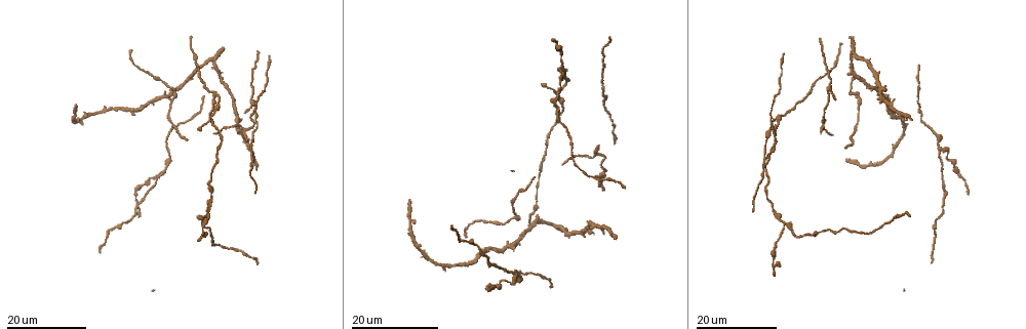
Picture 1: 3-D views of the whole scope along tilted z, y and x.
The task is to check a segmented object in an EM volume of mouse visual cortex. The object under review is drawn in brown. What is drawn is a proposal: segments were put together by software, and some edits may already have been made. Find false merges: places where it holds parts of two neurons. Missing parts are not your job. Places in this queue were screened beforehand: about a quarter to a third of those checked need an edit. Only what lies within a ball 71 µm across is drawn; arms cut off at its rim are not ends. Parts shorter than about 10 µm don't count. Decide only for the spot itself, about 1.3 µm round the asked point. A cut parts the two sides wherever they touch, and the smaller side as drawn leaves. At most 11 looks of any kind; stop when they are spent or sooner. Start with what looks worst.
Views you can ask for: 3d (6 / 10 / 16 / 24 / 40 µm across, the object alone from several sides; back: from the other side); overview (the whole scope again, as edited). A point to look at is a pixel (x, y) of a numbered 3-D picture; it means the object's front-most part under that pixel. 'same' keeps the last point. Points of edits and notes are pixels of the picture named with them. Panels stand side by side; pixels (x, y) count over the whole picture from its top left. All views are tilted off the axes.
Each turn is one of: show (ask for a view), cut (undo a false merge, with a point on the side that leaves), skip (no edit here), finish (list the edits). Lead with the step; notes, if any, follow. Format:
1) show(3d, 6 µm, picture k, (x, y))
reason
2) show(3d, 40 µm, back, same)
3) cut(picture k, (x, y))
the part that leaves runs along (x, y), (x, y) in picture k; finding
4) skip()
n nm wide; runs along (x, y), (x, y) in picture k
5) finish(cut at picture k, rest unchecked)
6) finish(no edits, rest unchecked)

show(3d, 24 µm, picture 1, (785, 222))
arms part here

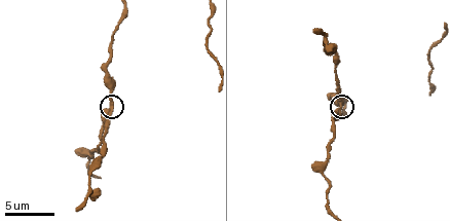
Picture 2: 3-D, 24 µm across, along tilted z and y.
show(3d, 10 µm, picture 2, (112, 109))
zoom in

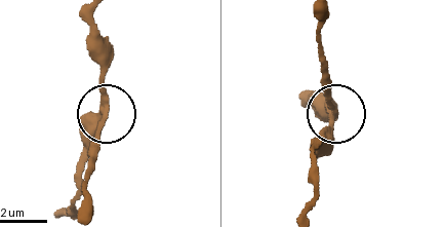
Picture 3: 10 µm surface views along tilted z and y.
skip()
3 arms; continuous, no second neuron

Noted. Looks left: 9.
show(3d, 16 µm, picture 1, (857, 96))

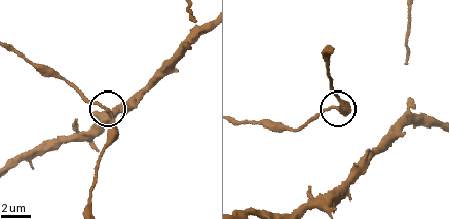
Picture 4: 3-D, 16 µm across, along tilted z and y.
show(3d, 6 µm, picture 4, (108, 113))

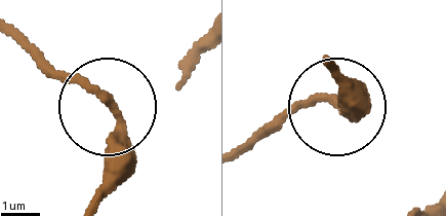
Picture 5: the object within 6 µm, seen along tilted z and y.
skip()
side arm 19 µm; continuous, no second neuron

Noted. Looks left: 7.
show(3d, 24 µm, picture 1, (516, 276))
three-way junction

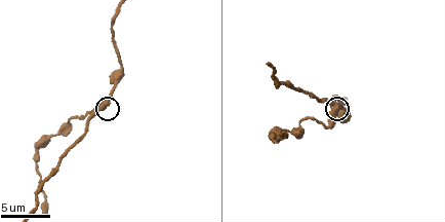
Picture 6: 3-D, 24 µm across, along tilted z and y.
show(3d, 6 µm, picture 6, (333, 113))

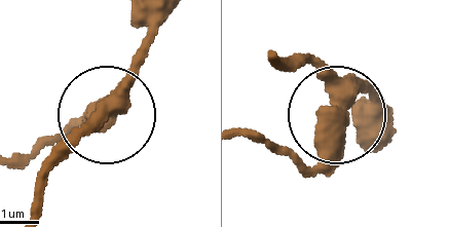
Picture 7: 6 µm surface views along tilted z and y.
skip()
3 arms; continuous, no second neuron

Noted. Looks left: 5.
show(3d, 16 µm, picture 1, (249, 142))

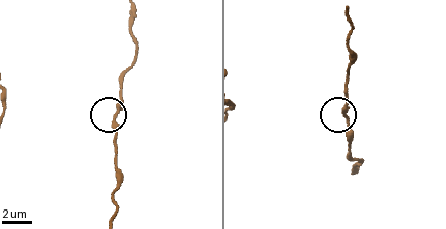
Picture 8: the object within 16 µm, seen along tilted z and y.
show(3d, 6 µm, picture 8, (118, 116))

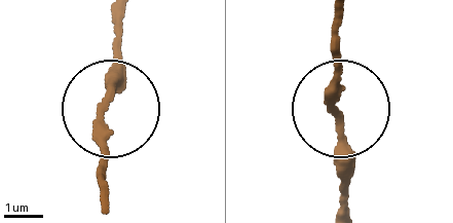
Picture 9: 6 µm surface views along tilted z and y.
skip()
all the same neuron

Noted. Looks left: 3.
show(3d, 16 µm, picture 2, (326, 178))
sudden change in width

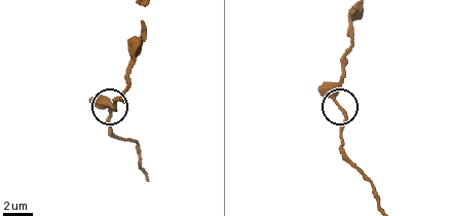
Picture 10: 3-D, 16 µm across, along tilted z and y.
show(3d, 16 µm, back, picture 10, (336, 104))
from behind

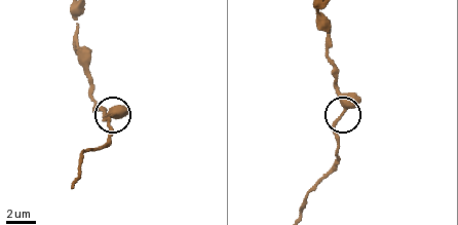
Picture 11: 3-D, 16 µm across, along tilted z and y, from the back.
skip()
runs along (77, 30), (93, 111), (113, 115), (109, 127) in picture 11; continuous, no second neuron

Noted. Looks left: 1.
finish(no edits, rest unchecked)

